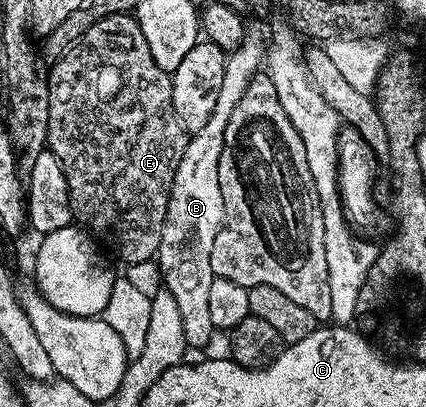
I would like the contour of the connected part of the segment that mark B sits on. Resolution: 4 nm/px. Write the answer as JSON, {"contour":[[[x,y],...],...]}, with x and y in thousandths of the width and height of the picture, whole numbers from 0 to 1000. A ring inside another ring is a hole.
{"contour":[[[580,88],[552,123],[538,125],[526,167],[526,206],[516,206],[516,236],[507,236],[507,265],[488,285],[479,314],[444,332],[432,383],[413,413],[404,472],[380,553],[366,646],[380,661],[378,700],[404,717],[404,737],[423,757],[439,853],[474,855],[498,826],[505,806],[498,774],[488,769],[488,717],[505,683],[498,668],[498,600],[528,548],[526,482],[516,482],[516,373],[526,364],[526,324],[563,236],[582,206],[608,179],[606,160],[620,152],[620,103],[596,88]]]}

